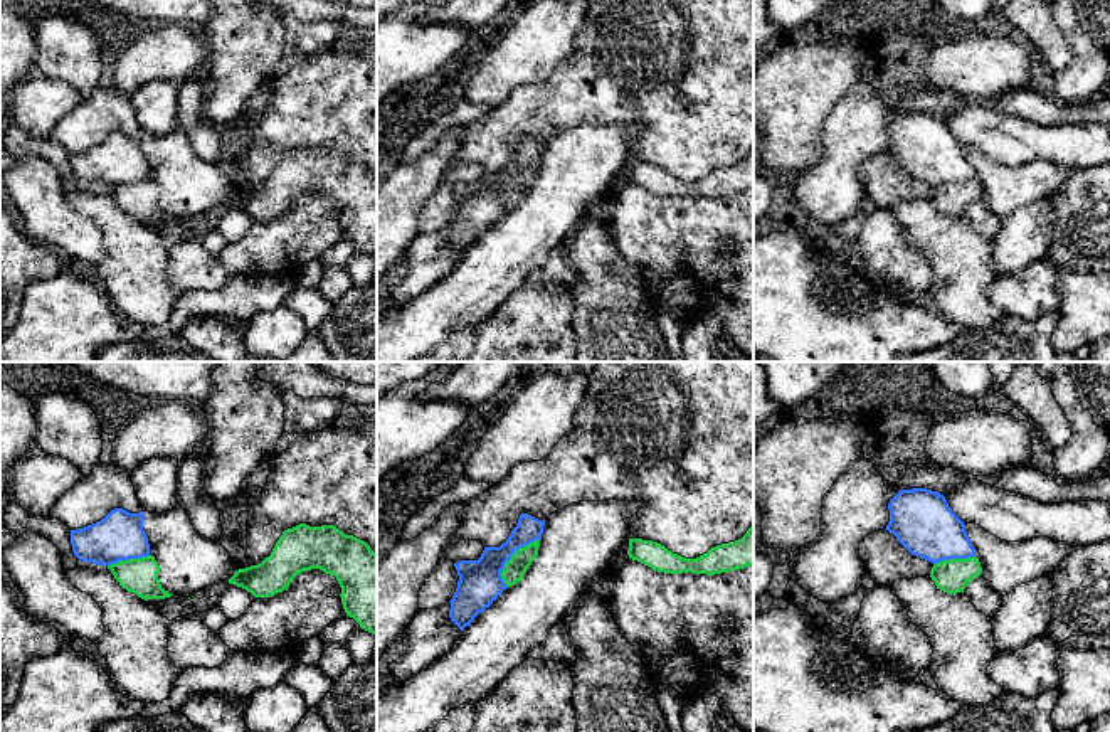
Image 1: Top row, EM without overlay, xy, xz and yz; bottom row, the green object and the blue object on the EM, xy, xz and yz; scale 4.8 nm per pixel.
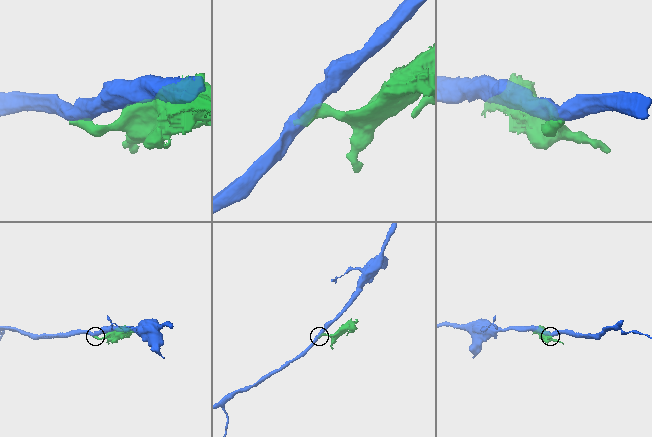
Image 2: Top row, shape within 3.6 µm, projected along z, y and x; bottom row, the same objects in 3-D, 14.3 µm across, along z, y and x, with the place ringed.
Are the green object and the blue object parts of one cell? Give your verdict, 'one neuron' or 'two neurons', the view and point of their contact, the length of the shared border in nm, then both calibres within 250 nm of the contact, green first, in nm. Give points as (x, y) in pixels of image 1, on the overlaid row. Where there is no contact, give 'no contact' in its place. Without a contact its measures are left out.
two neurons; contact xz (512, 557); length 280 nm; calibres 100 and 220 nm

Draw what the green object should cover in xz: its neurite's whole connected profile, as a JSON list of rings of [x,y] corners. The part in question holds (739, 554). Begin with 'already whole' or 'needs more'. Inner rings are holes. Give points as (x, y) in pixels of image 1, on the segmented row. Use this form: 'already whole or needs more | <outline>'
already whole | [[[753,525],[742,538],[711,547],[696,559],[684,559],[658,542],[642,538],[629,538],[627,555],[664,574],[691,572],[715,576],[738,570],[753,565]]]

